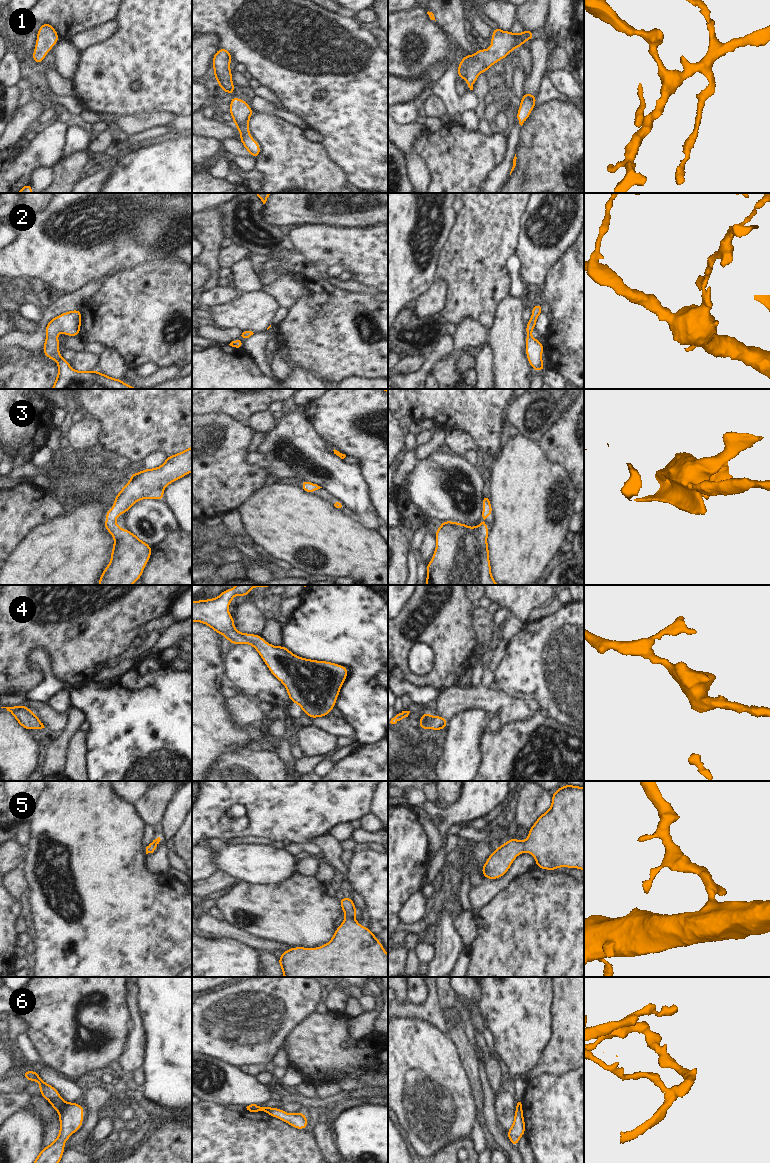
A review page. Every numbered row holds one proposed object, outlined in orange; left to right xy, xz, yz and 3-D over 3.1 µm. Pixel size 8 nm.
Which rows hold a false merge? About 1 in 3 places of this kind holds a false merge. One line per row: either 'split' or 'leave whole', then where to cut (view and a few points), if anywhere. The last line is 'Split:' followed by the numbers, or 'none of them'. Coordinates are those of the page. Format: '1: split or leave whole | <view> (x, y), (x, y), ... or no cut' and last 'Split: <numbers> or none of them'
1: leave whole | no cut
2: leave whole | no cut
3: leave whole | no cut
4: leave whole | no cut
5: leave whole | no cut
6: split | xy (65, 1102), (59, 1110)
Split: 6

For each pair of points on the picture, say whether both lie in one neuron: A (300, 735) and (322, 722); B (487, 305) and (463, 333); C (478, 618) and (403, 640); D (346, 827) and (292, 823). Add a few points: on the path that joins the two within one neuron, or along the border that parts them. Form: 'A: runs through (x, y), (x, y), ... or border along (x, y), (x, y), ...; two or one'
A: border along (312, 725), (336, 736); two
B: border along (457, 325), (466, 318), (474, 318), (488, 328); two
C: border along (476, 606), (472, 611), (475, 643); two
D: border along (350, 821), (335, 824), (327, 833); two

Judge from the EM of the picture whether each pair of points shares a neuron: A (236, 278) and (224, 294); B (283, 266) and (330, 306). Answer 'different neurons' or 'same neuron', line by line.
A: different neurons
B: same neuron

